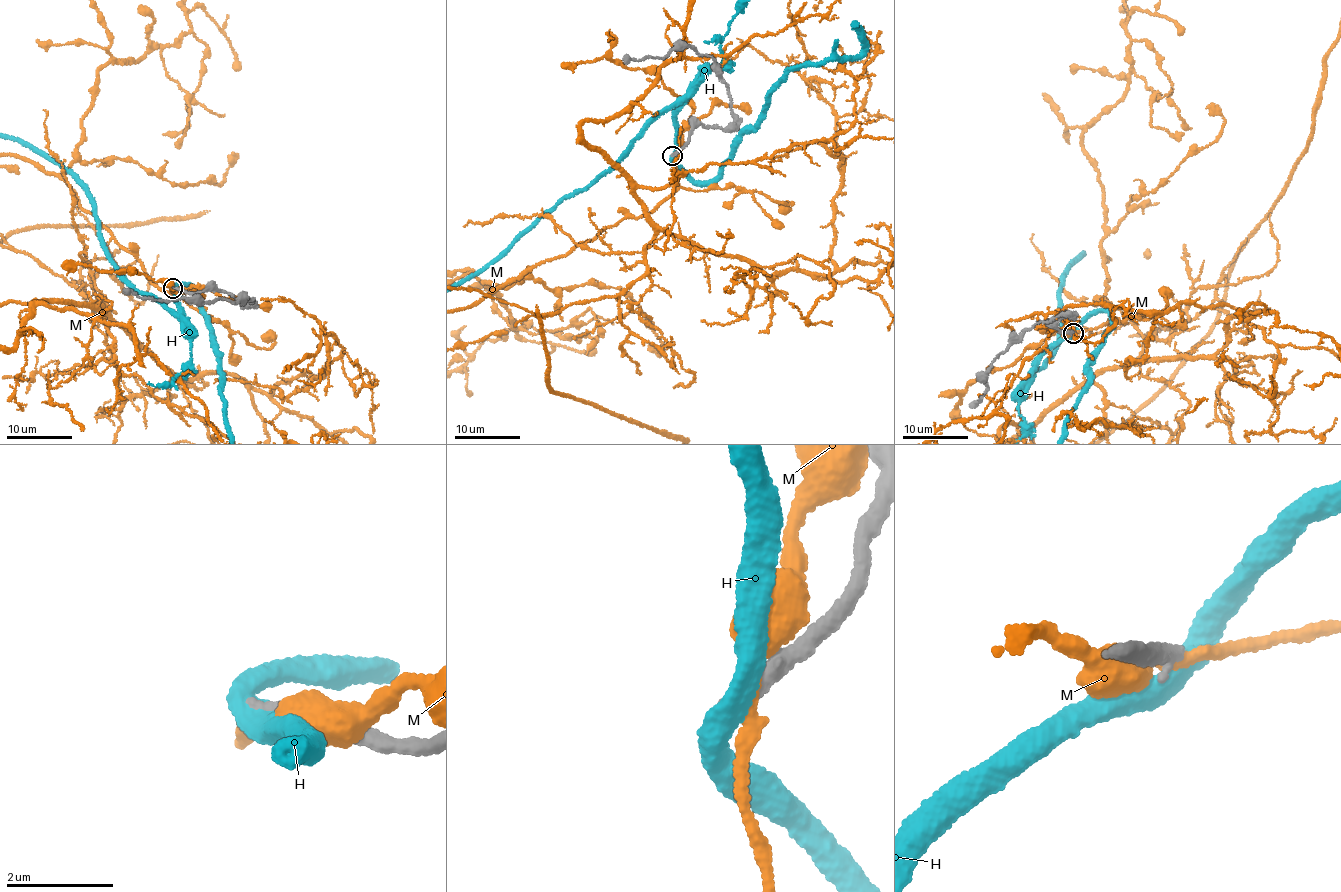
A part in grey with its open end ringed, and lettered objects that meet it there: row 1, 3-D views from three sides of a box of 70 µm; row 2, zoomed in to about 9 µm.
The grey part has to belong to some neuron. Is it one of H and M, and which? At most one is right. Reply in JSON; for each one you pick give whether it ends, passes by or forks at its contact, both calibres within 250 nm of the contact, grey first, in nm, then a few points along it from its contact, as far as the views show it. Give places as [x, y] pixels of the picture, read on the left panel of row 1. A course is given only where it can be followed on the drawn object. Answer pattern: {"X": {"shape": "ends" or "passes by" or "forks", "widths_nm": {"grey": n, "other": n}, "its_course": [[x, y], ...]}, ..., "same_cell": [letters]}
{"same_cell": []}

